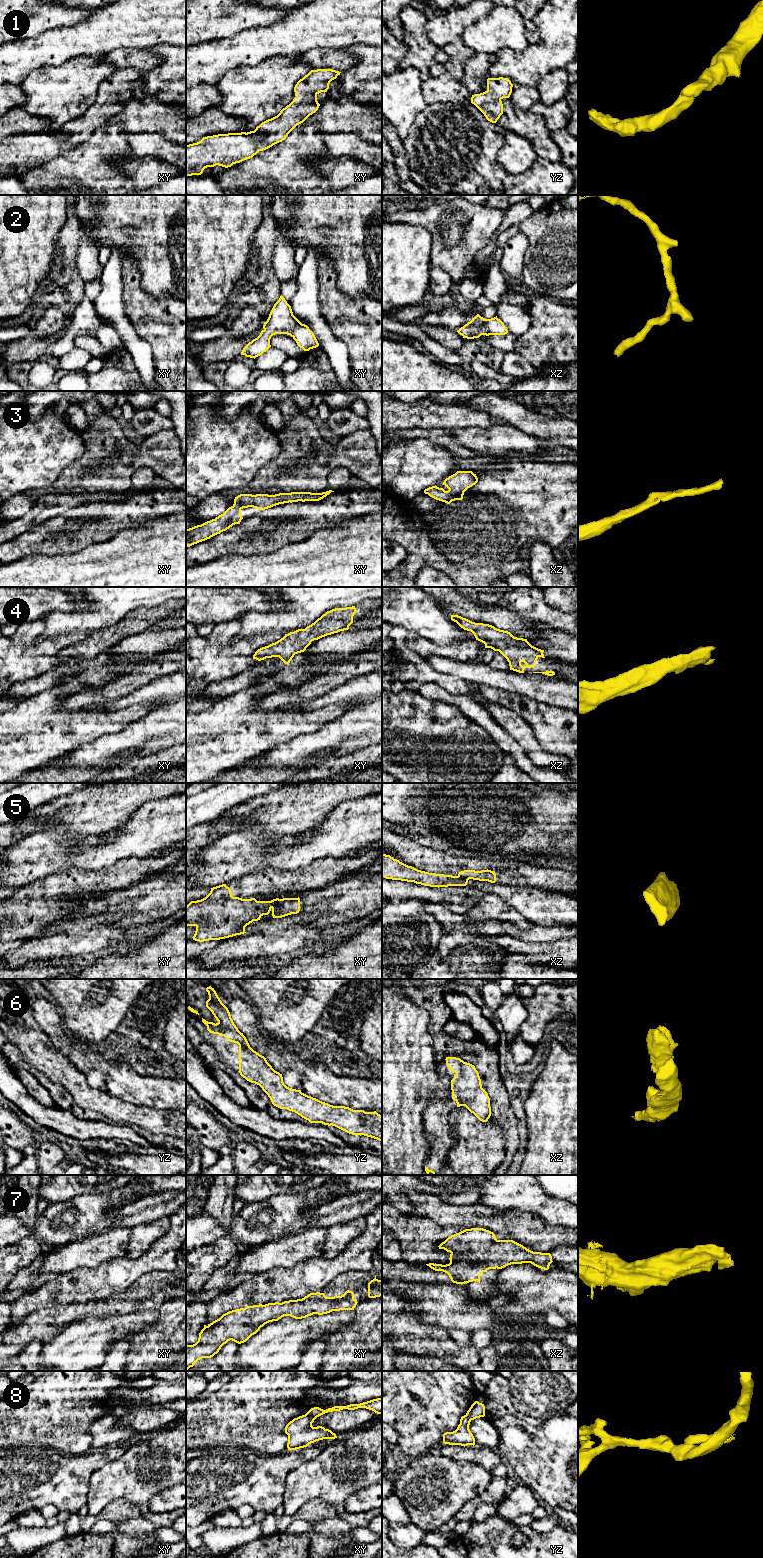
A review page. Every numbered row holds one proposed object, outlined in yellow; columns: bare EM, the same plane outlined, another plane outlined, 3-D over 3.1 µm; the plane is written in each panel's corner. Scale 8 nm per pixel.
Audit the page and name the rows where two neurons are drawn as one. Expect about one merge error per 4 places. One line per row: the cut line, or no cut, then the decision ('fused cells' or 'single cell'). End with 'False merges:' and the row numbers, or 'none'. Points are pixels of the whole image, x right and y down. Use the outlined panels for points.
1: no cut | single cell
2: no cut | single cell
3: no cut | single cell
4: no cut | single cell
5: xz (458, 875), (468, 879) | fused cells
6: no cut | single cell
7: no cut | single cell
8: xy (305, 1414), (315, 1418) | fused cells
False merges: 5, 8

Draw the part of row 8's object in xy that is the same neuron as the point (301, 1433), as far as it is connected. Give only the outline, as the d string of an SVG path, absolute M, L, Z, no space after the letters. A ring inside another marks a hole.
M302 1415L294 1418L285 1427L288 1435L288 1450L307 1447L309 1444L323 1439L335 1439L336 1434L322 1426L313 1427L315 1418Z

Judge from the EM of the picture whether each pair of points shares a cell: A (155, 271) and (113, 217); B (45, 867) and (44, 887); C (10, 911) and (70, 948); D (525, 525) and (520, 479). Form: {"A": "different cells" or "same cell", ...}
{"A": "same cell", "B": "different cells", "C": "different cells", "D": "same cell"}

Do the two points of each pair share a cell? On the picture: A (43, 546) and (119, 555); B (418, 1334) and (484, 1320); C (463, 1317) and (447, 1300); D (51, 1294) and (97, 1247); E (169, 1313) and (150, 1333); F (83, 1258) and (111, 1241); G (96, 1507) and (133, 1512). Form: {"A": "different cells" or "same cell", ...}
{"A": "different cells", "B": "different cells", "C": "same cell", "D": "different cells", "E": "same cell", "F": "same cell", "G": "different cells"}

